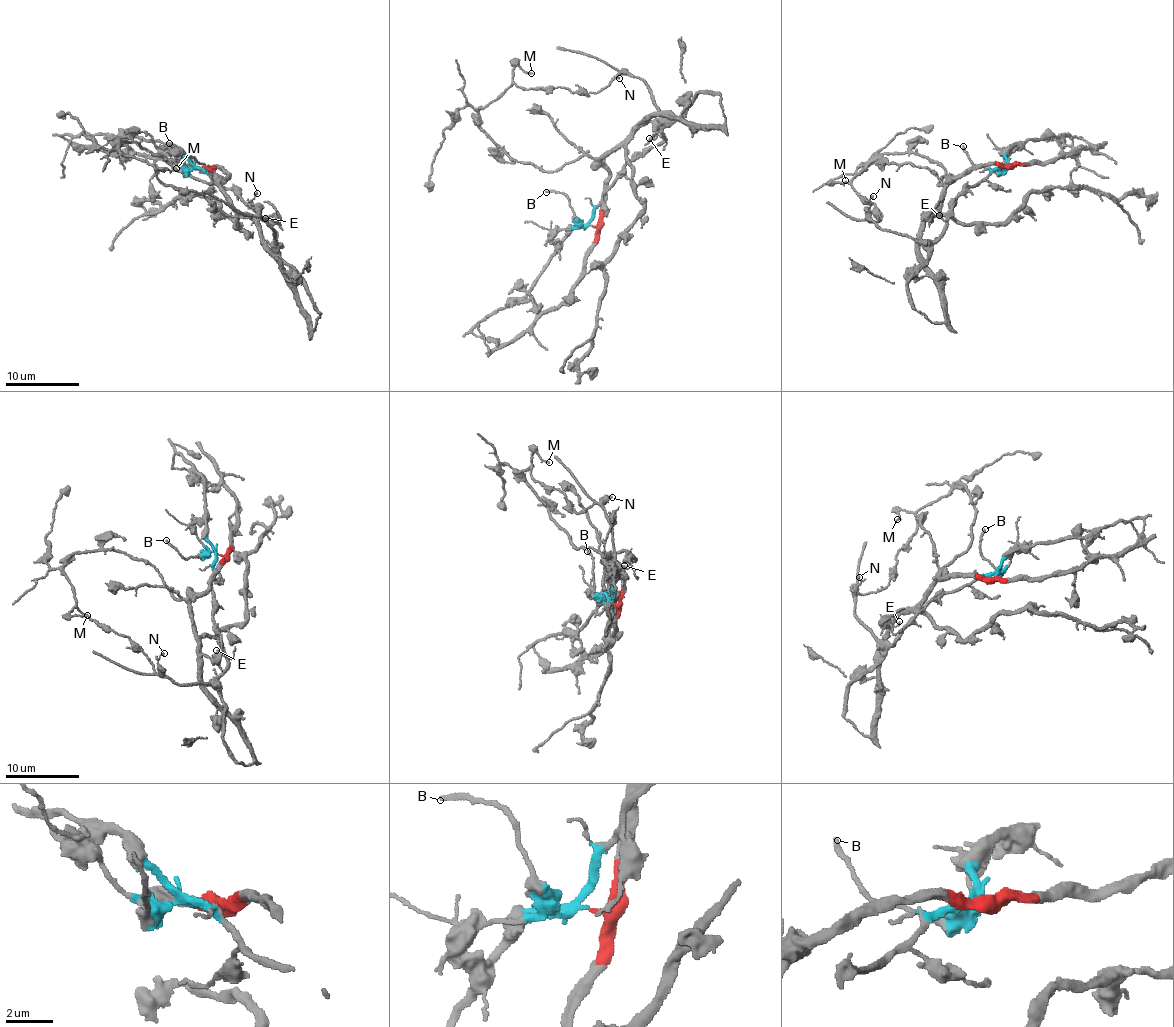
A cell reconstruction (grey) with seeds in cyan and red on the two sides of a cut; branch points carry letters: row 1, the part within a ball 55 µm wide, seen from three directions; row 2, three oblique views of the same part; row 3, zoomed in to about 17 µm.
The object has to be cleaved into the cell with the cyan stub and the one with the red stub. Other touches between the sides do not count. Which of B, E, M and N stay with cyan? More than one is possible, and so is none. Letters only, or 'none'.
B, N

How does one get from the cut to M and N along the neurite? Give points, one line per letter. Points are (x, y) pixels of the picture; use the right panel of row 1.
M: (1007, 167), (972, 165), (938, 185), (943, 168), (912, 152), (882, 155), (850, 182), (835, 183), (845, 180)
N: (1007, 167), (992, 169), (966, 187), (934, 240), (885, 231), (870, 217), (873, 195)

